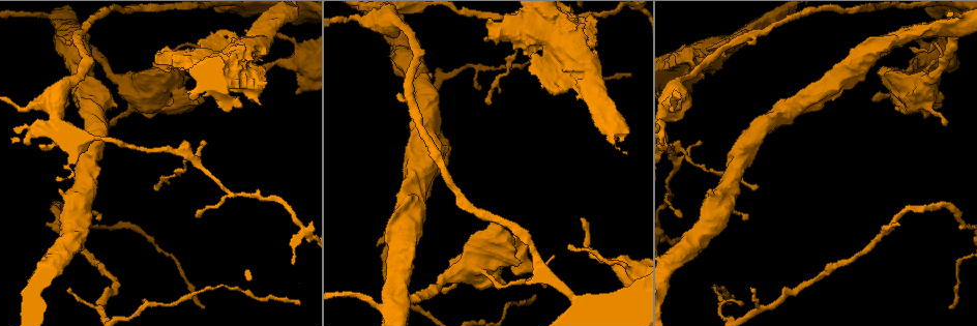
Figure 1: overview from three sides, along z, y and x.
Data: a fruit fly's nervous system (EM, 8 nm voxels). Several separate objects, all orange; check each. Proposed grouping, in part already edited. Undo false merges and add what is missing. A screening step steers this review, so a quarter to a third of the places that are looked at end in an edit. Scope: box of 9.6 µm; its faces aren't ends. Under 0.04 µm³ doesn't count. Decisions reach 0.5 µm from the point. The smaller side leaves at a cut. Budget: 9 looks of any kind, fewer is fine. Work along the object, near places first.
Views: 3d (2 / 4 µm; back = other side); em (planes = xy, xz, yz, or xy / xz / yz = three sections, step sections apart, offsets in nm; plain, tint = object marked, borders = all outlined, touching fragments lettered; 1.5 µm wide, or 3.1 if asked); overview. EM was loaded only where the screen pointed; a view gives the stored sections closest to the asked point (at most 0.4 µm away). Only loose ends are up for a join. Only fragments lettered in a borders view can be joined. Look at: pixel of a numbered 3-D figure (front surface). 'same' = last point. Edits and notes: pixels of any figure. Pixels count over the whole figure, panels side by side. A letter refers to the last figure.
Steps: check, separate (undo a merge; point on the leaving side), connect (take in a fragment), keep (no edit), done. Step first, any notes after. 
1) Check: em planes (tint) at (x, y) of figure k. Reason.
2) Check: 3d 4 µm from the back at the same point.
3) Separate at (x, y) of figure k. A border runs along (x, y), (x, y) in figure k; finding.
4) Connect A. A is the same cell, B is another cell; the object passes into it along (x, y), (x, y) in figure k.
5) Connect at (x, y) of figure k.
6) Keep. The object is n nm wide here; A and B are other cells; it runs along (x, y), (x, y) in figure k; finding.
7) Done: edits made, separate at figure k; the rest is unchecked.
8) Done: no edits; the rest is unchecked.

Check: em planes (tint) at (519, 262) of figure 1.

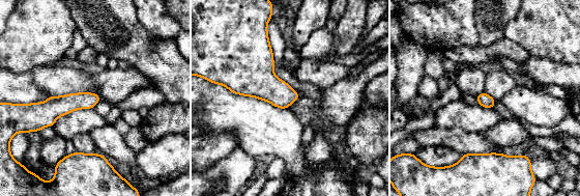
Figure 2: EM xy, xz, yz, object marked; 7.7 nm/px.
Check: em planes (borders) at the same point. What lies round it.

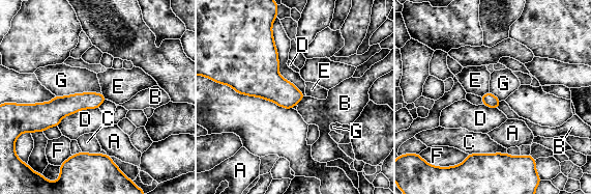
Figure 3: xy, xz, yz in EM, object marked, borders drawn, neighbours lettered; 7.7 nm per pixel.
Keep. A, B, C, D, E, F and G are other cells; it runs along (102, 99), (35, 110) in figure 3; no lettered fragment goes on from it.

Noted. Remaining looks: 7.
Check: em planes (borders) at (872, 99) of figure 1. Branch stops here.

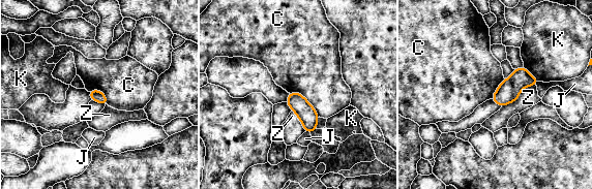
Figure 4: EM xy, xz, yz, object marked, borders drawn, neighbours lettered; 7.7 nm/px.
Keep. The object is 90 nm wide here; C, J, K and Z are other cells; a border runs along (289, 92), (300, 93), (318, 117) in figure 4; no lettered fragment goes on from it.

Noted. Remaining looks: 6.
Check: em planes (tint) at (204, 141) of figure 1. Free end.

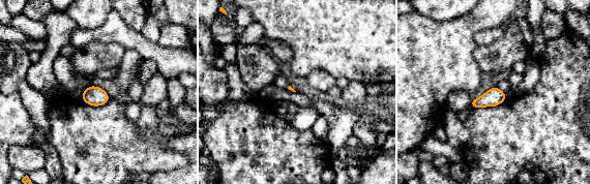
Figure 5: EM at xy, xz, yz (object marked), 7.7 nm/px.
Check: em planes (borders) at the same point. See the neighbours.

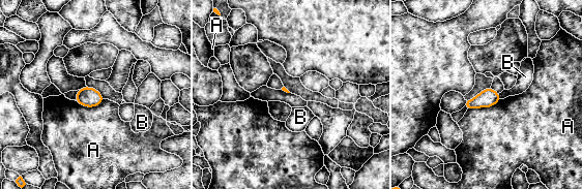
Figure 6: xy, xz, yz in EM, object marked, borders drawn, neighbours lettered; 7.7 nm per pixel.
Keep. A and B are other cells; a border runs along (498, 93), (500, 98) in figure 6; no lettered fragment goes on from it.

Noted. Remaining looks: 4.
Check: 3d 2 µm at (631, 75) of figure 1. Long arm stops here.

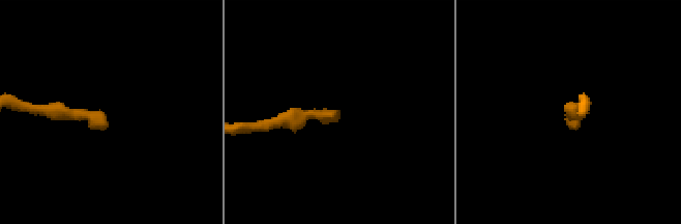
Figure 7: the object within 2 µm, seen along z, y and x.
Check: em xy step 4 (tint) at (577, 129) of figure 7. Now the EM.

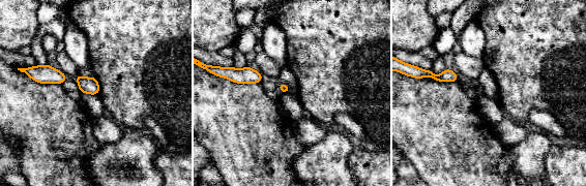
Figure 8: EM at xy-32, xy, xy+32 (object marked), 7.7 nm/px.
Check: em yz step 8 (borders) at the same point.

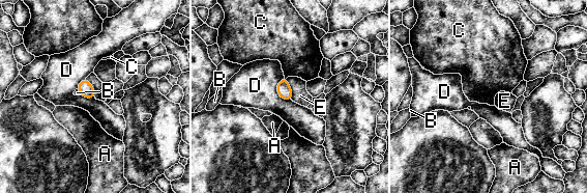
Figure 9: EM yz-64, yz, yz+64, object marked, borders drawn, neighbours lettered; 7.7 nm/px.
Keep. The object is 110 nm wide here; A, B, C, D and E are other cells; a border runs along (286, 78), (291, 89), (292, 100) in figure 9; no lettered fragment goes on from it.

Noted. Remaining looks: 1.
Done: no edits; the rest is unchecked.

